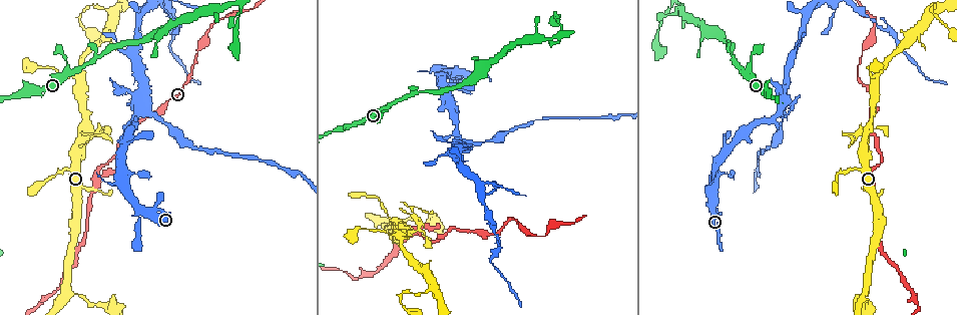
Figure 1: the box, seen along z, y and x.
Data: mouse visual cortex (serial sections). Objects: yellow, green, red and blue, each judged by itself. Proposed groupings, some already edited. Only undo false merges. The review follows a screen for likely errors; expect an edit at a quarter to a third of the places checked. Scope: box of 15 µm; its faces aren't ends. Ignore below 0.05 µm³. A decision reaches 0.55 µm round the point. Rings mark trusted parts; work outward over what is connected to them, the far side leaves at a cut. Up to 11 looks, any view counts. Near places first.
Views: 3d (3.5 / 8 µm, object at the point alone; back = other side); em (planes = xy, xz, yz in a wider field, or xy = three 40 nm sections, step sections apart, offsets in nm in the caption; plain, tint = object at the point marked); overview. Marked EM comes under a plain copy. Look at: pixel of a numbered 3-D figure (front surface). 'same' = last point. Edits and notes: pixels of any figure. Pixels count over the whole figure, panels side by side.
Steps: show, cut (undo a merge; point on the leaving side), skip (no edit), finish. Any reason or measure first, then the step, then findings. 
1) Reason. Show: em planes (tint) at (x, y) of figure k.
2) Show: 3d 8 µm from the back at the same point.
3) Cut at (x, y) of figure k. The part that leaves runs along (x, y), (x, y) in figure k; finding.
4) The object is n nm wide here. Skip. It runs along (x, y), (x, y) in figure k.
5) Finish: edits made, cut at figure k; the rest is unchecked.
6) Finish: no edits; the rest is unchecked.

A fork. Show: 3d 3.5 µm at (99, 132) of figure 1.

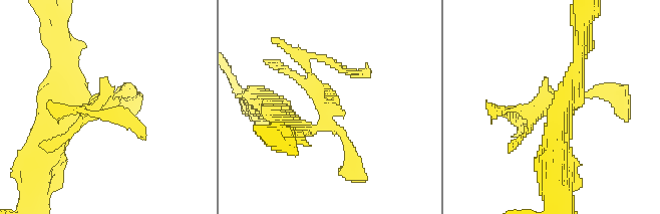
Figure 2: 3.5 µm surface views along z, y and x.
3 arms meet here; the arms are 150, 250, 250 nm wide; need the tissue. Show: em planes (tint) at (324, 123) of figure 2.

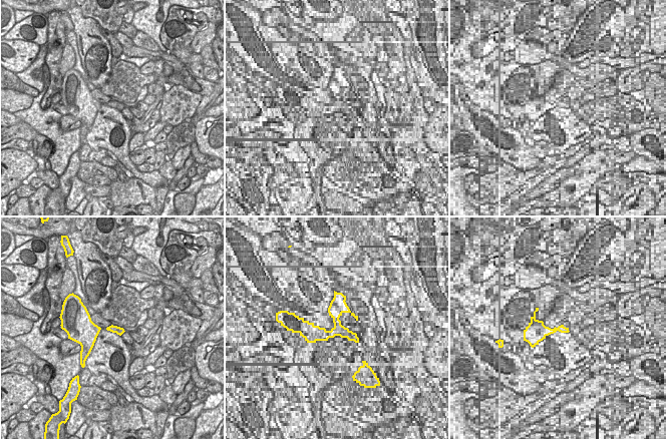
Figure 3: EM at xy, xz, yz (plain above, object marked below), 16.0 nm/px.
Skip. It runs along (272, 108), (297, 128), (325, 123), (309, 61) in figure 2; one cell here.

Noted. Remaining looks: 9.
Show: 3d 3.5 µm at (94, 177) of figure 1.

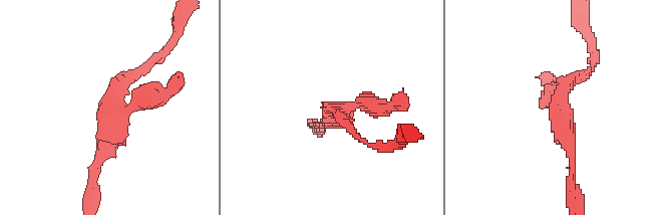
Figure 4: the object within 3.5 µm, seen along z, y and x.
Show: em xy step 2 (tint) at (563, 109) of figure 4.

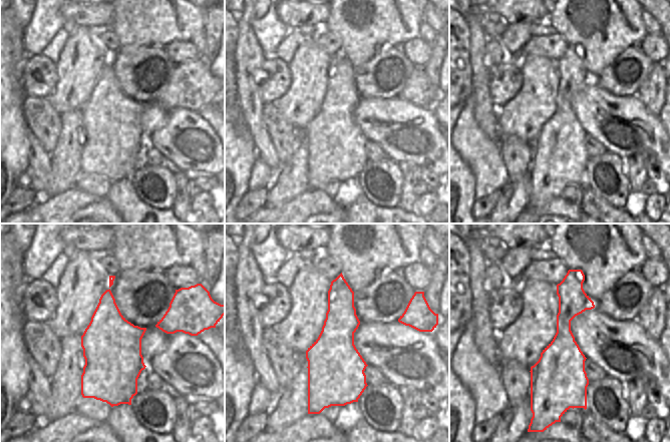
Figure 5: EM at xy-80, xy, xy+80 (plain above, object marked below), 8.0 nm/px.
Skip. It runs along (144, 66), (117, 84), (92, 172) in figure 4; continuous, no second cell.

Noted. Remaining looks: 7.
Arms run side by side. Show: 3d 3.5 µm from the back at (135, 114) of figure 1.

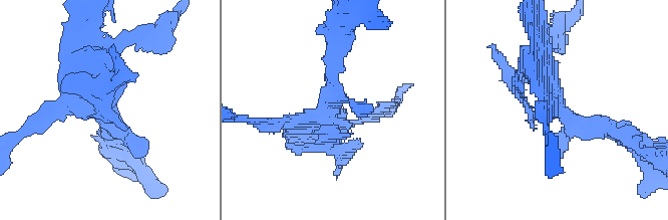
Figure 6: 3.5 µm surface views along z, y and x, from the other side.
Show: em xy step 1 (tint) at (555, 102) of figure 6.

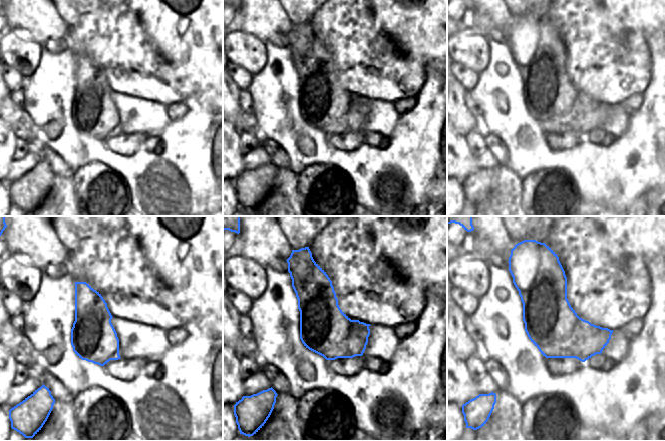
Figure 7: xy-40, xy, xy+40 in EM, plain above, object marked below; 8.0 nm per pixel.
Cut at (259, 125) of figure 6. A second cell is stuck on.

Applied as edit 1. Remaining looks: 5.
Show: overview.

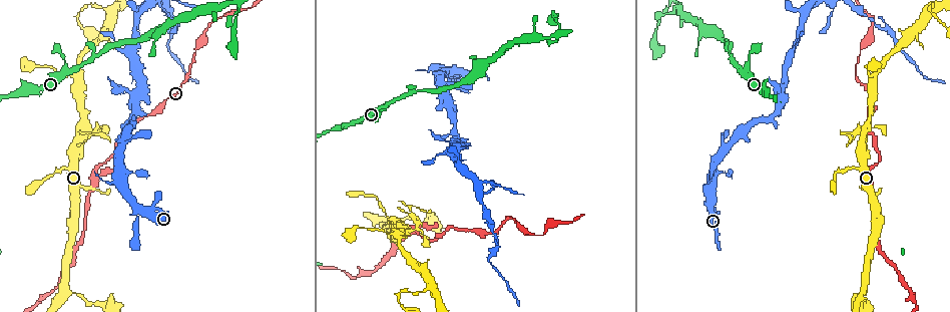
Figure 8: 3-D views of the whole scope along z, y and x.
Sudden change in width. Show: 3d 8 µm at (396, 234) of figure 8.

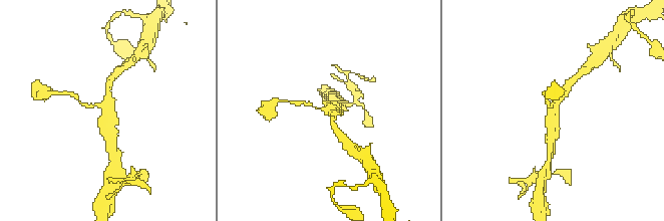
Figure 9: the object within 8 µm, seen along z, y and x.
3 arms meet here; the arms are 150, 250, 300 nm wide. Show: em planes (tint) at (104, 108) of figure 9.

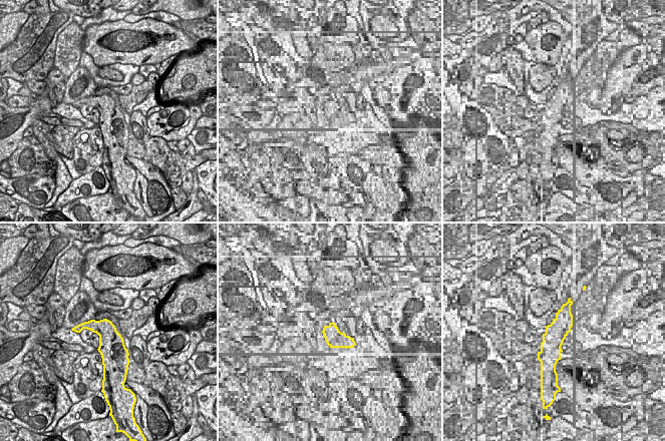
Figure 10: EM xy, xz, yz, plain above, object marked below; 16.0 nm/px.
Skip. It runs along (552, 136), (553, 112), (572, 81) in figure 9; continuous, no second cell.

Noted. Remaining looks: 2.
Thin neck. Show: 3d 3.5 µm at (732, 54) of figure 8.

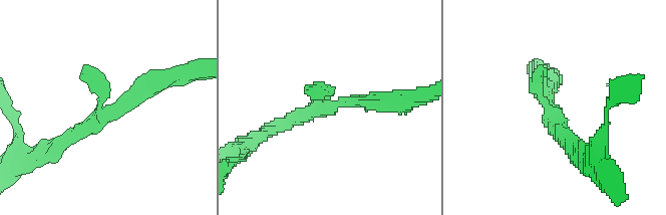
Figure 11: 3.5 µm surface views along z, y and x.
Skip. It runs along (66, 139), (125, 98), (178, 74) in figure 11; continuous, no second cell.

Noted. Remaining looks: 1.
Finish: edits made, cut at figure 6; the rest is unchecked.

